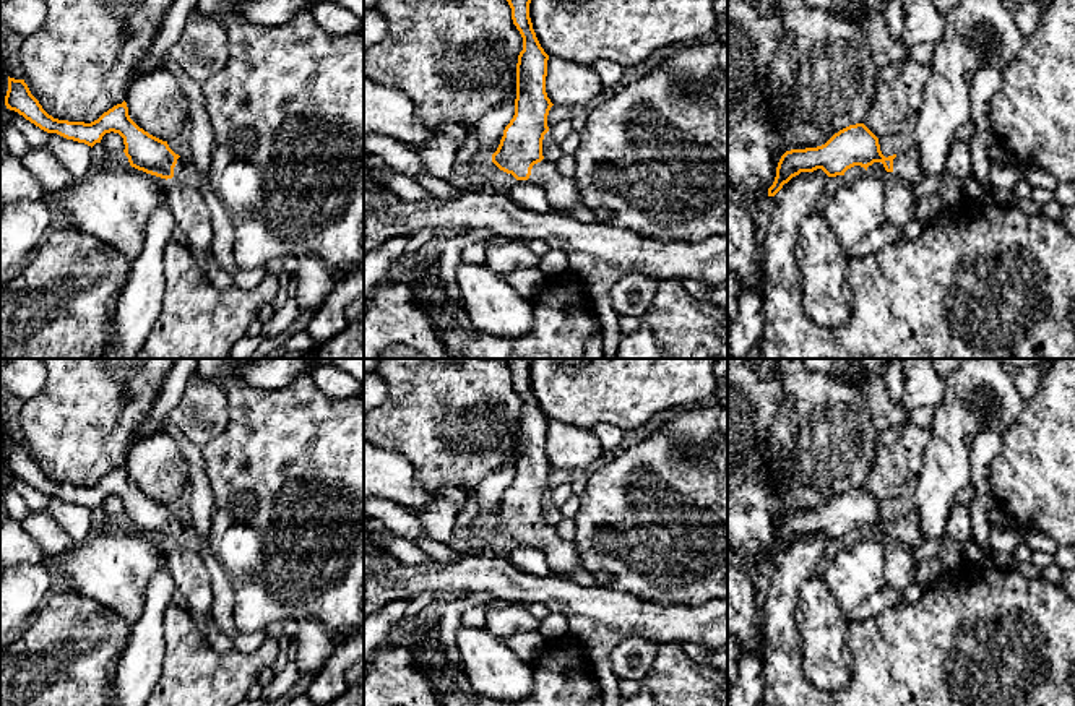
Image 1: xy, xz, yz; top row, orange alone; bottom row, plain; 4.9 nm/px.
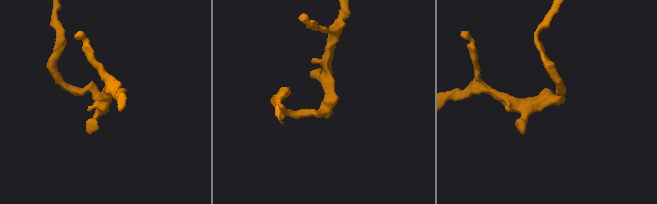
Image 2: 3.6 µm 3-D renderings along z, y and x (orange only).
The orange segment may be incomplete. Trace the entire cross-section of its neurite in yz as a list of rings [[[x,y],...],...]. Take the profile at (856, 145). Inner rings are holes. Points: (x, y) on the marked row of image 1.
[[[856,123],[840,130],[822,146],[786,151],[778,162],[768,196],[775,196],[784,183],[801,172],[822,169],[828,177],[836,177],[844,175],[854,166],[867,170],[874,162],[882,162],[887,172],[895,172],[909,187],[924,179],[916,144],[885,157],[879,138],[864,123]]]

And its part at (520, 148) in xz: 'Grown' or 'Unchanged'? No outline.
Grown

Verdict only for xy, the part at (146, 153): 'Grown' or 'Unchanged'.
Grown

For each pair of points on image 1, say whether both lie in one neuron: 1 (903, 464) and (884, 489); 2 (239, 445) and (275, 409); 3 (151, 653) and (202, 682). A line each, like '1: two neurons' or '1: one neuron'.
1: one neuron
2: one neuron
3: two neurons

